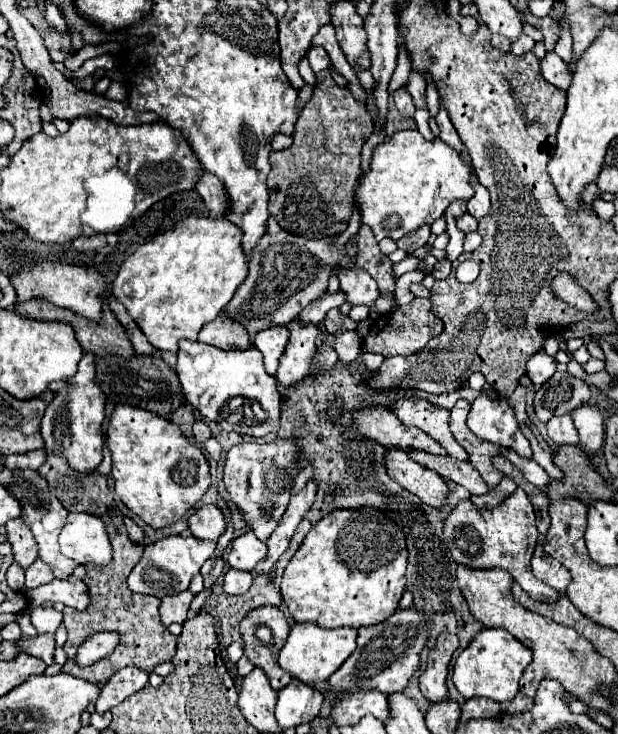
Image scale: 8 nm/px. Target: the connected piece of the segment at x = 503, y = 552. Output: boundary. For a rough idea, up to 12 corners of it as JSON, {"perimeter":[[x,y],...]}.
{"perimeter":[[520,487],[494,509],[460,501],[444,519],[458,563],[508,571],[532,599],[532,503]]}

